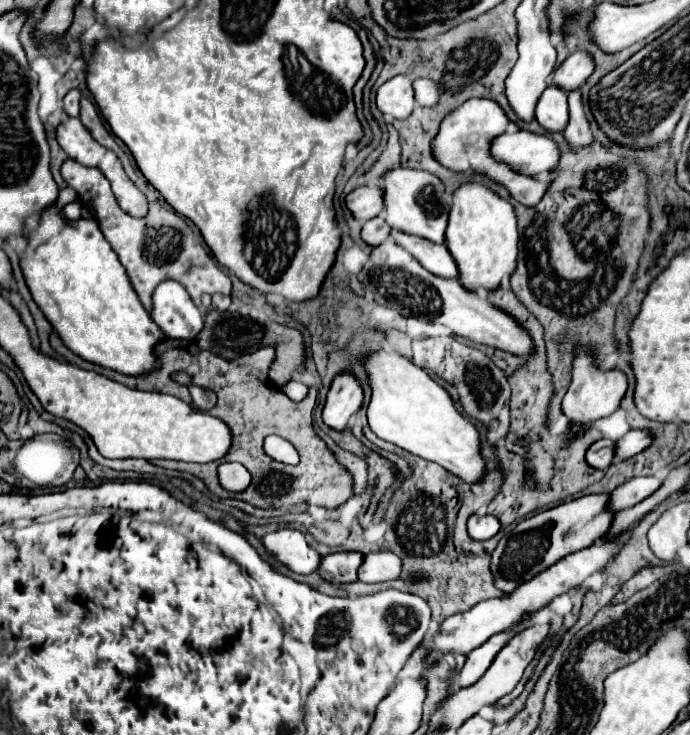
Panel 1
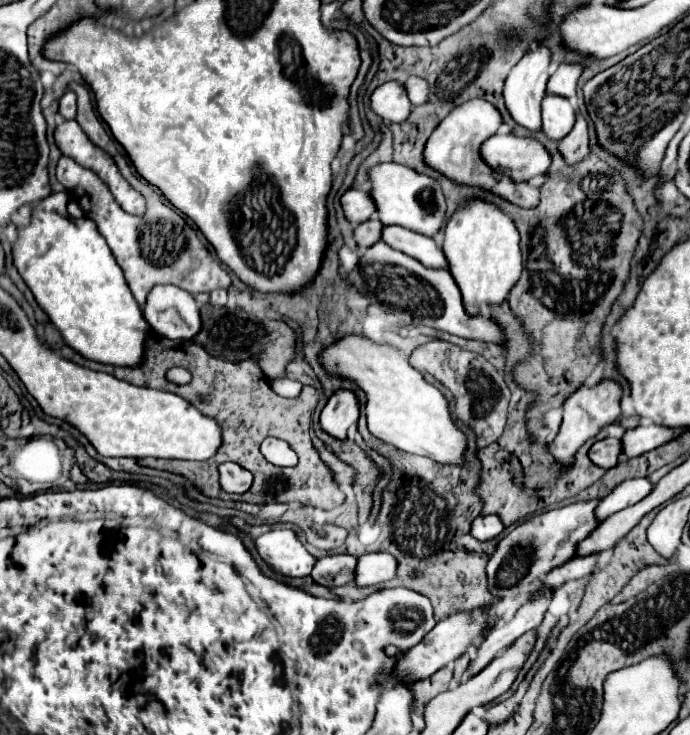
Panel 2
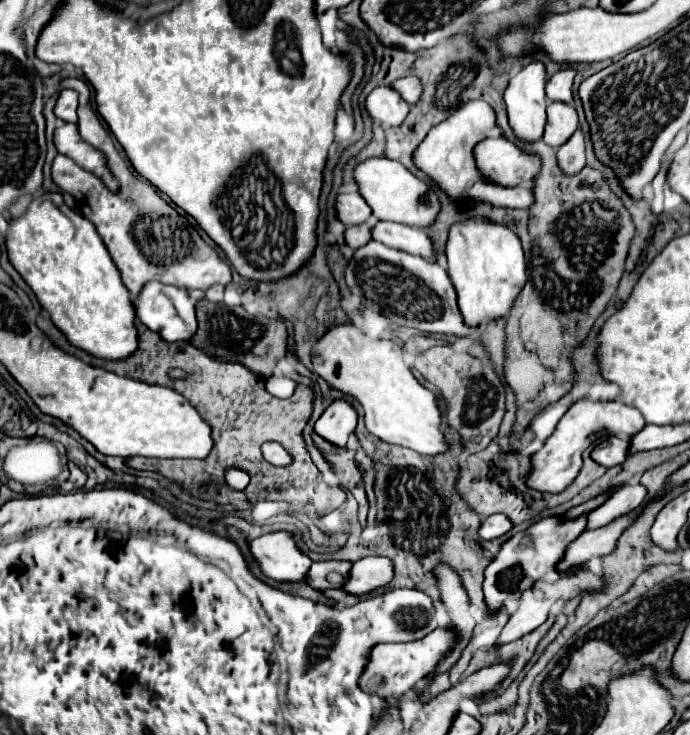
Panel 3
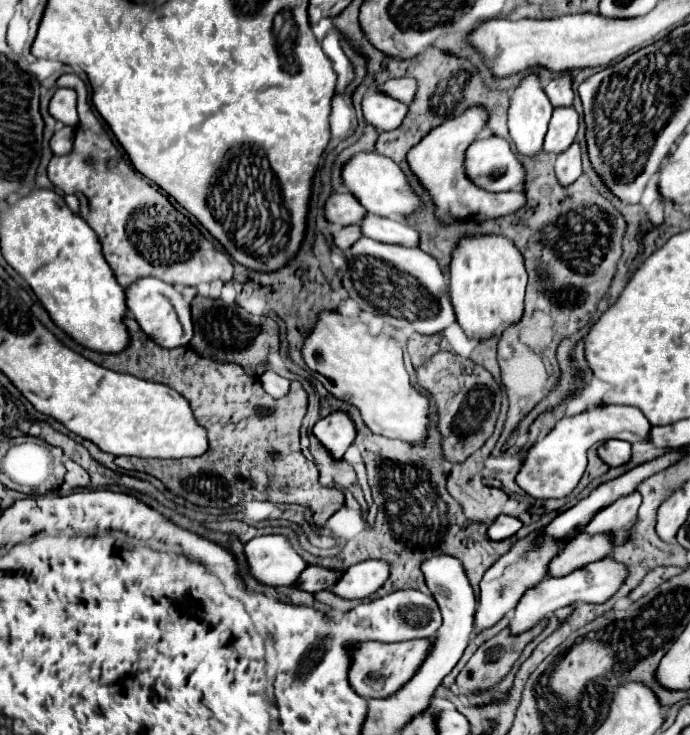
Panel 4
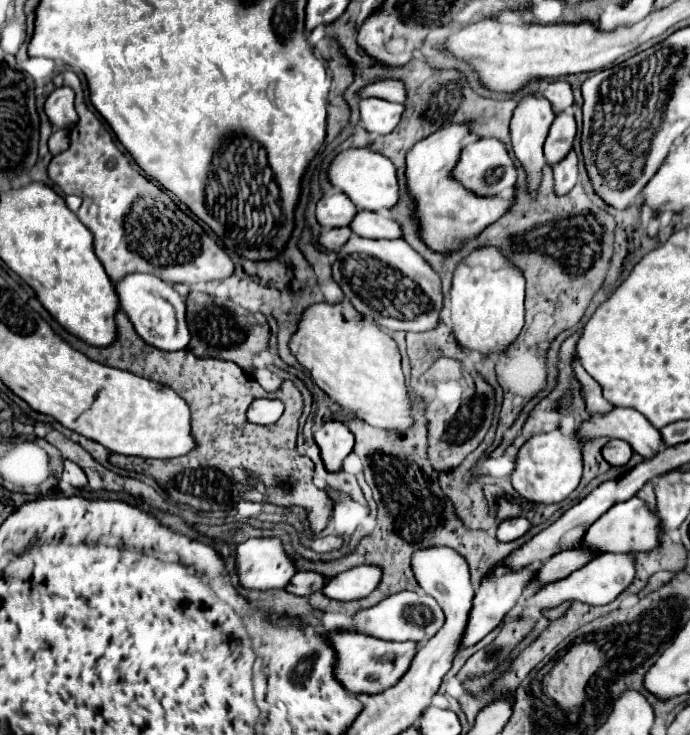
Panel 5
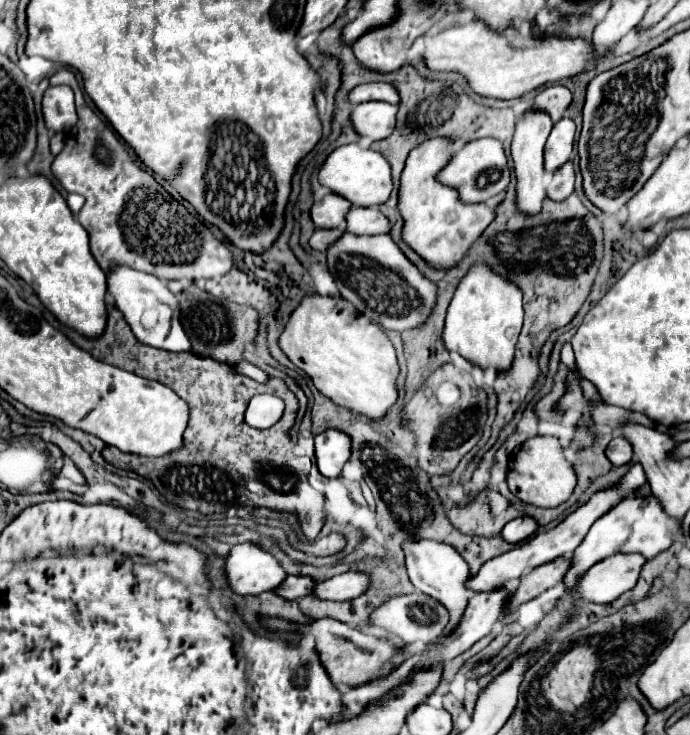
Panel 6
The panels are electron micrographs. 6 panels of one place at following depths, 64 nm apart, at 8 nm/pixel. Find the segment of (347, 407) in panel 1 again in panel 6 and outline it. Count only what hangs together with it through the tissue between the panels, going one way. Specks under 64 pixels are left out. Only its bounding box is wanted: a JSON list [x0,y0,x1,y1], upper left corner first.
[316,428,352,478]

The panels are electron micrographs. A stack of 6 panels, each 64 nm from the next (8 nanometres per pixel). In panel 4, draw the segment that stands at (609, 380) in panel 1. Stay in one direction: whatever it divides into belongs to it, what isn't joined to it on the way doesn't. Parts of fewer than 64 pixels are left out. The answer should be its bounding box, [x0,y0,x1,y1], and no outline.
[516,404,650,498]

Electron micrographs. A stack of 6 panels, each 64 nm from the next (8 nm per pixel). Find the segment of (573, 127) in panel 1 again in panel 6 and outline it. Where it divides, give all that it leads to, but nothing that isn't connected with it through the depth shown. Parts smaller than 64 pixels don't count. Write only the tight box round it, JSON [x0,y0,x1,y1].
[546,160,576,202]

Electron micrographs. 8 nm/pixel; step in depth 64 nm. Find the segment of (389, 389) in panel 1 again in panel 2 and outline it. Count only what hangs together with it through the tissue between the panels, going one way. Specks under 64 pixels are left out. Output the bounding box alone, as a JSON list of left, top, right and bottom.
[320,336,468,464]

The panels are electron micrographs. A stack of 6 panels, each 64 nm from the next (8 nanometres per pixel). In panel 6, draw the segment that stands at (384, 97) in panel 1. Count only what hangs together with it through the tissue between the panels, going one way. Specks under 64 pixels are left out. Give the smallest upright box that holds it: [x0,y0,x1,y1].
[352,102,398,142]

